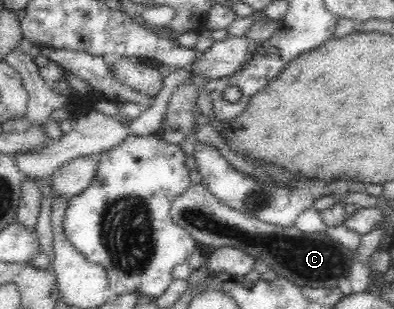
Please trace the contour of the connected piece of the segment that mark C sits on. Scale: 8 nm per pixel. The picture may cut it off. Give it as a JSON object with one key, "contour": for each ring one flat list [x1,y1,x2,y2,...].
{"contour":[[191,184,188,190,172,201,170,218,202,246,239,248,252,255,254,260,263,260,268,270,274,271,277,277,284,277,303,289,338,286,340,278,349,276,353,263,352,251,332,240,327,232,306,233,296,225,284,227,246,216,222,204,201,184]]}

